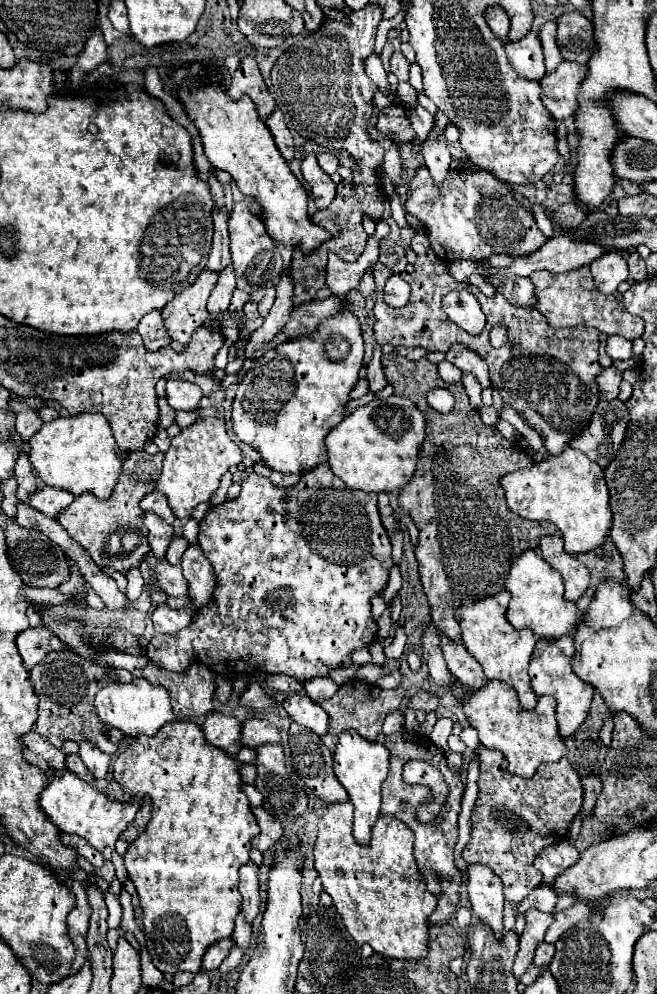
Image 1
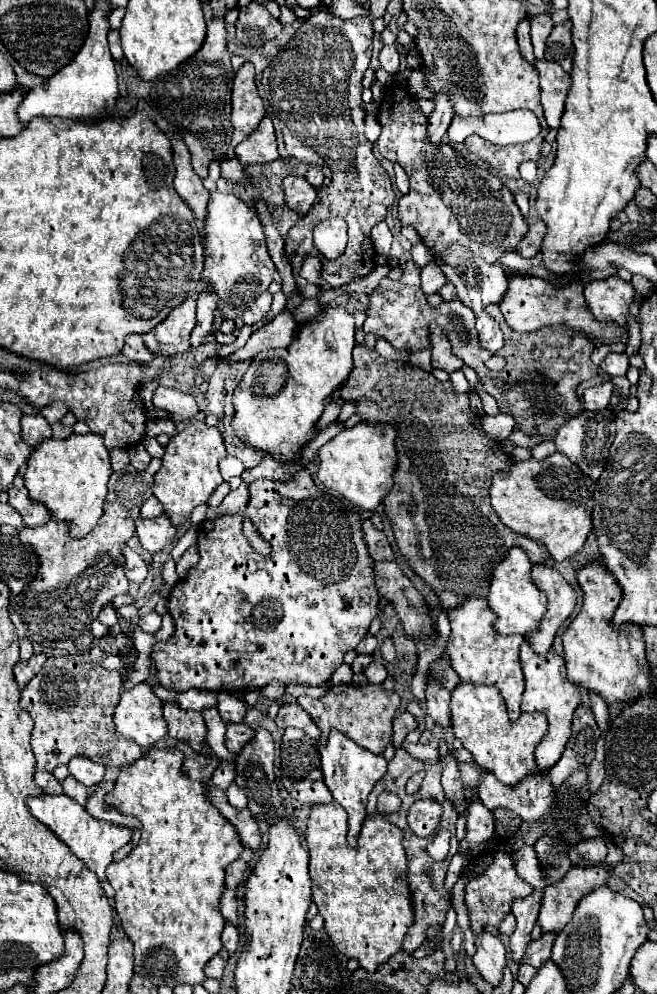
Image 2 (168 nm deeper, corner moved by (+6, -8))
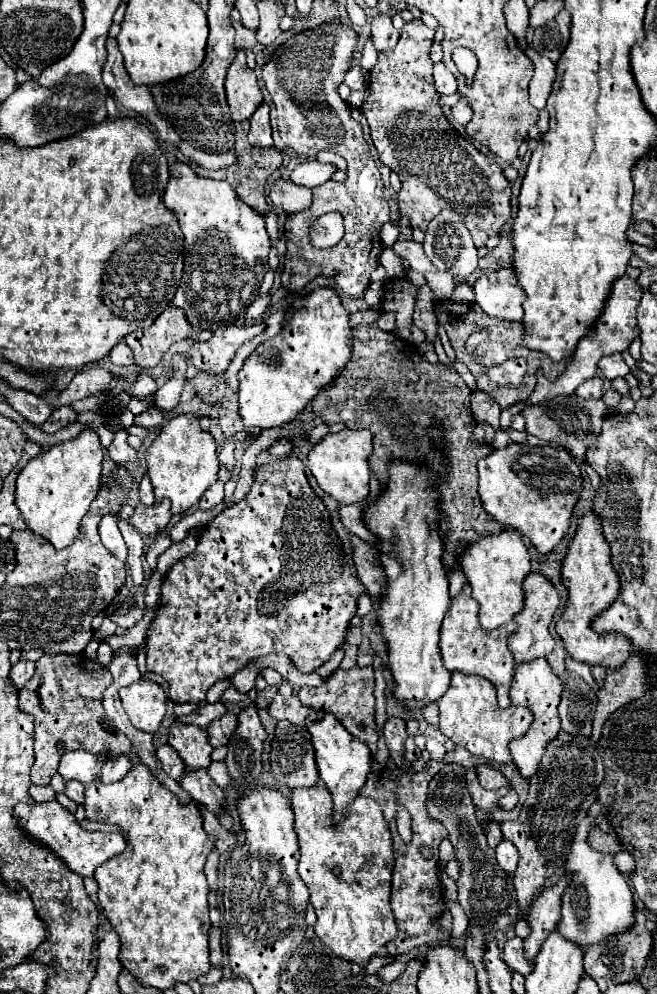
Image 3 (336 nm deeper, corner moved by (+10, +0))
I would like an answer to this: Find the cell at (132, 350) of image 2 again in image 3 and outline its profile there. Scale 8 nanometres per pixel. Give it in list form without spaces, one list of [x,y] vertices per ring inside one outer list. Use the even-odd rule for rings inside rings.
[[[120,340],[112,350],[110,350],[110,360],[118,366],[128,366],[128,364],[134,364],[134,354],[130,352],[130,348],[126,348],[126,342]]]

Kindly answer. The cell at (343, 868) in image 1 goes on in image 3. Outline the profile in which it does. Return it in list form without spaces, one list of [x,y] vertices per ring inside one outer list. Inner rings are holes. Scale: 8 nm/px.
[[[324,784],[312,788],[298,788],[292,796],[294,810],[294,828],[300,842],[300,862],[298,874],[306,882],[310,890],[310,904],[316,910],[316,936],[332,948],[332,952],[340,958],[356,962],[358,966],[366,966],[370,958],[382,950],[396,934],[398,928],[394,924],[394,914],[390,908],[390,880],[394,866],[394,850],[392,850],[392,834],[382,816],[382,810],[376,800],[358,796],[346,812],[346,820],[342,824],[334,824],[334,802],[330,800],[330,792],[326,792]]]

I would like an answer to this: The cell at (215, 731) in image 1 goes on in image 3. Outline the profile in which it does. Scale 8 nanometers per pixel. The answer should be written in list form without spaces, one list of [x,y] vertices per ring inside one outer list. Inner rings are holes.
[[[170,744],[158,746],[156,756],[158,756],[160,762],[162,762],[162,770],[164,770],[170,778],[174,778],[176,782],[180,780],[180,776],[186,774],[186,766],[182,764],[182,758],[178,756],[178,752],[174,752],[174,748],[172,748]]]

